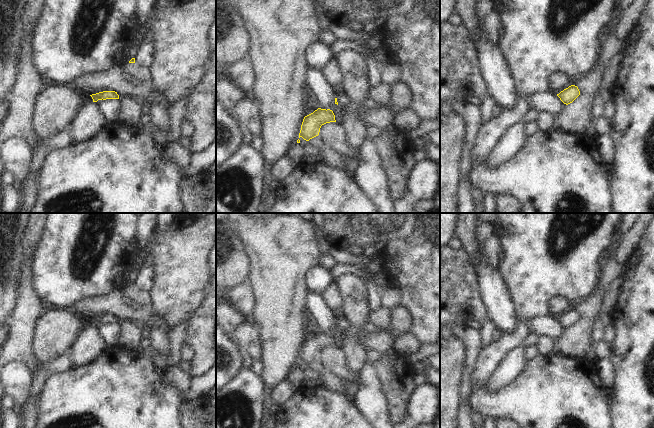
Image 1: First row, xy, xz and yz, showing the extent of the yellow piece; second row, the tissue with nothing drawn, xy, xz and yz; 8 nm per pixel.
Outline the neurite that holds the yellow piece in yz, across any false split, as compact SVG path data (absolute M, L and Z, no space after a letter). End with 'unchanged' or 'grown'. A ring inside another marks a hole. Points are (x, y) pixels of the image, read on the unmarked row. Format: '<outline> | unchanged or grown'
M571 309L557 318L560 324L566 329L572 327L579 319L580 315L575 309Z | unchanged

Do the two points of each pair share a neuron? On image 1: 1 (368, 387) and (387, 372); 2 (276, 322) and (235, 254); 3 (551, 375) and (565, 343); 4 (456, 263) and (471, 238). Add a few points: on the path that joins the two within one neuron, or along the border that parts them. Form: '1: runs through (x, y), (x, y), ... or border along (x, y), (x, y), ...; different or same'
1: border along (370, 362), (380, 381), (382, 393), (387, 401); different
2: border along (245, 253), (249, 263), (248, 280); different
3: border along (553, 350), (571, 357), (583, 357); different
4: border along (462, 249), (468, 255), (475, 268); different

